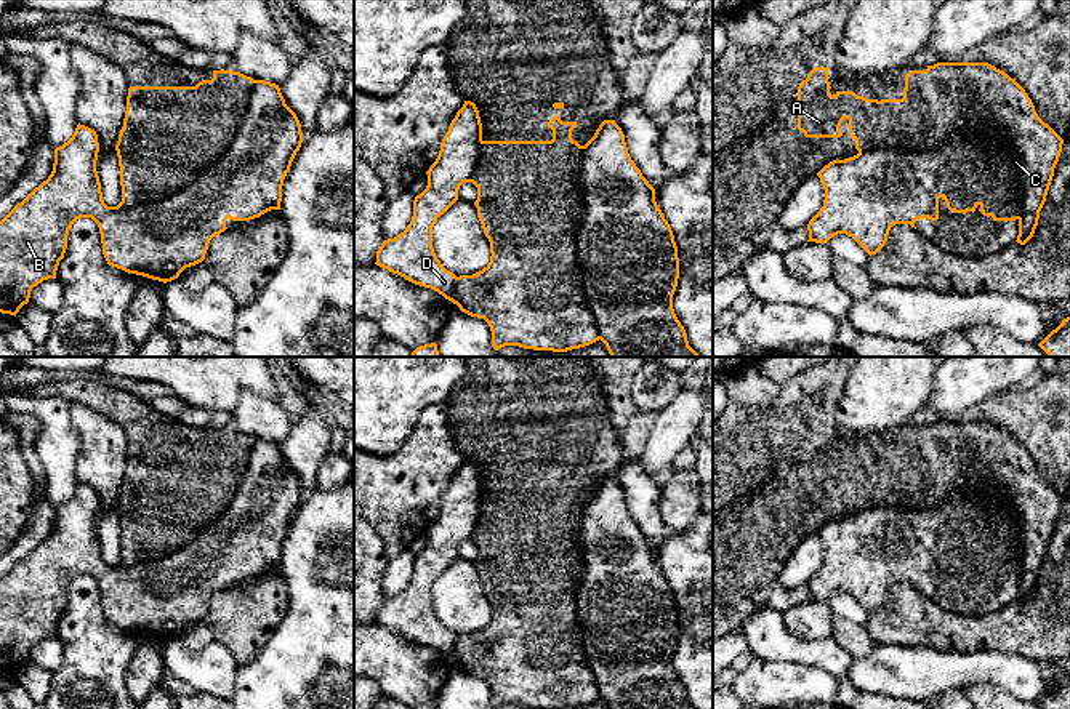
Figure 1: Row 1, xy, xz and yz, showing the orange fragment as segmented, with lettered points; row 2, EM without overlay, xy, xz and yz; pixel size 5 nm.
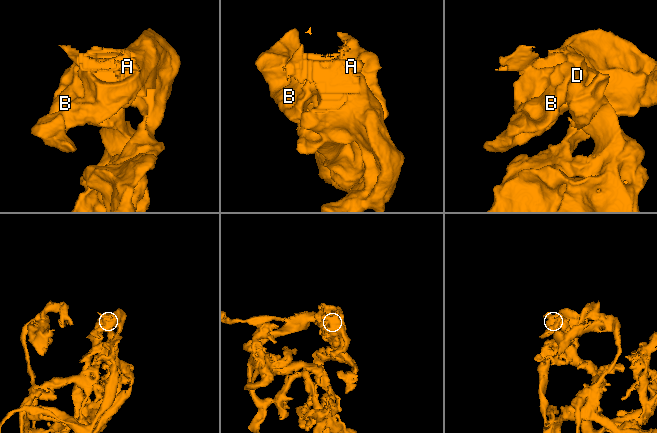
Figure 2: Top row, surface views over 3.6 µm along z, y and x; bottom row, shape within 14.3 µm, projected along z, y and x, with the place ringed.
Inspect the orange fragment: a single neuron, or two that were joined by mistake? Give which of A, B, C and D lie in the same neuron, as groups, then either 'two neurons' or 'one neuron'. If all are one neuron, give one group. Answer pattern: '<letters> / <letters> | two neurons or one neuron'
A / B C D | two neurons

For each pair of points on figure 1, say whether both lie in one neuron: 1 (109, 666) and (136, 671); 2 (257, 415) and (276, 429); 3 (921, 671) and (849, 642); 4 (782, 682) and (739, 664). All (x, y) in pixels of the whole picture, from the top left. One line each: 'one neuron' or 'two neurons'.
1: two neurons
2: one neuron
3: two neurons
4: two neurons

